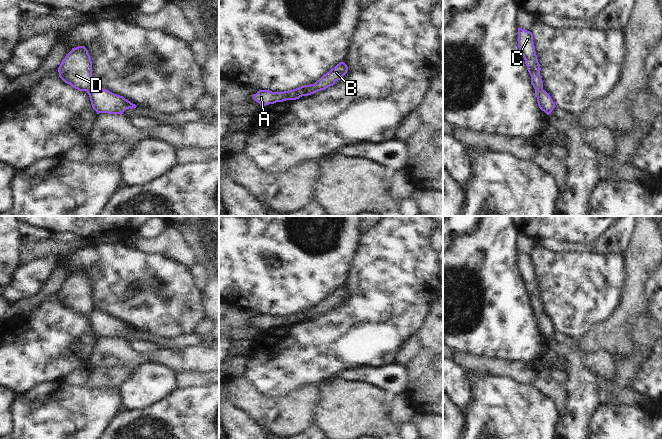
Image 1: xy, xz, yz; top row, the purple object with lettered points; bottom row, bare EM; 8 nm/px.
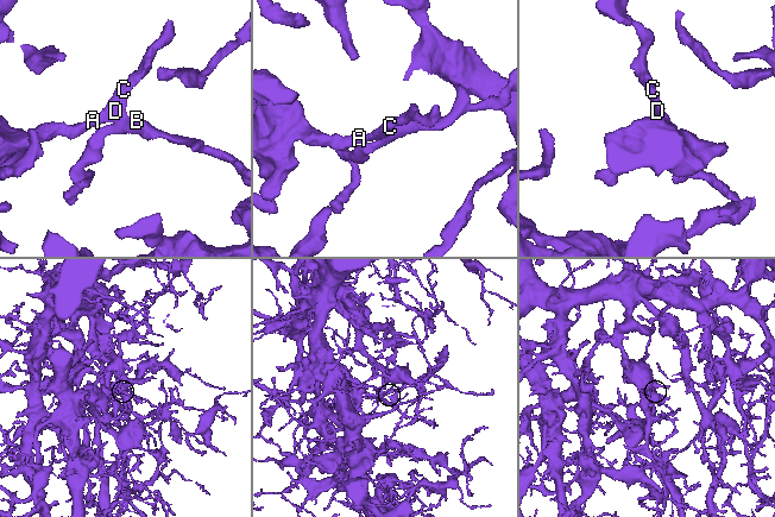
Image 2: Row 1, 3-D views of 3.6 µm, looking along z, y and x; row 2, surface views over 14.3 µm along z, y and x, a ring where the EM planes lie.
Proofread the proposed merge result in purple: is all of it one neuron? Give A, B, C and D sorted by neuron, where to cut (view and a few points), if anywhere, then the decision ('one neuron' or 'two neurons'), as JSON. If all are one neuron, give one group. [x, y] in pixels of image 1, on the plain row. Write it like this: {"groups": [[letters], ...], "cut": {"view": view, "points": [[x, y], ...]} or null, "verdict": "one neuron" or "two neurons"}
{"groups": [["A", "C", "D"], ["B"]], "cut": {"view": "xz", "points": [[312, 308], [312, 312], [303, 319]]}, "verdict": "two neurons"}

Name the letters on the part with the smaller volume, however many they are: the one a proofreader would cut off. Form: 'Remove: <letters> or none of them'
Remove: B

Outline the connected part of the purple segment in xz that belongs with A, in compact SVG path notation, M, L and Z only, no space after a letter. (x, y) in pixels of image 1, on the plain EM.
M312 308L303 309L299 312L284 315L284 316L272 316L269 314L259 314L254 318L253 323L260 328L260 330L266 330L274 328L276 326L283 326L286 324L296 324L305 318L312 315Z

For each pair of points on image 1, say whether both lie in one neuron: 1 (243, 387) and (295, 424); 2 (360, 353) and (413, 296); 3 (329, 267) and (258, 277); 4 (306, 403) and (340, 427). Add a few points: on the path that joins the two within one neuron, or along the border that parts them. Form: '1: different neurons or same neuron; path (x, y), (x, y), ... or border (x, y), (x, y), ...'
1: same neuron; path (256, 400), (267, 411), (280, 411), (282, 413)
2: same neuron; path (372, 339), (399, 310)
3: same neuron; path (311, 267), (283, 267), (276, 270)
4: different neurons; border (317, 385), (319, 399), (314, 409), (313, 422)

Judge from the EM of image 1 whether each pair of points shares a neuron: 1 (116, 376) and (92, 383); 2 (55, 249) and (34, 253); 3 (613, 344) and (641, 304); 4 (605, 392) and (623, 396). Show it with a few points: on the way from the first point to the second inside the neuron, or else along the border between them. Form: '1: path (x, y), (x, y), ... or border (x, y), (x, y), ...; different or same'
1: path (110, 378), (98, 379); same
2: path (50, 249), (39, 249); same
3: path (614, 333), (617, 324), (630, 311); same
4: path (609, 392), (619, 393); same

